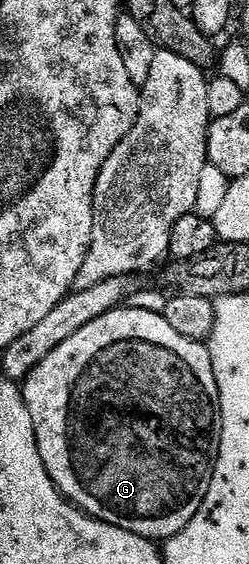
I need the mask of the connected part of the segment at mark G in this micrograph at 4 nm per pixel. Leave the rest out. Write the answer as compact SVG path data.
M120 306L89 322L89 326L77 330L73 338L65 338L65 342L61 342L48 358L27 375L21 391L30 418L33 419L38 450L41 451L48 474L59 487L59 491L88 515L104 520L107 524L116 524L121 530L135 532L146 540L166 542L185 530L197 510L201 510L219 457L219 391L213 374L211 350L206 343L177 334L177 330L173 330L173 326L169 326L169 322L165 322L162 315L145 309Z

